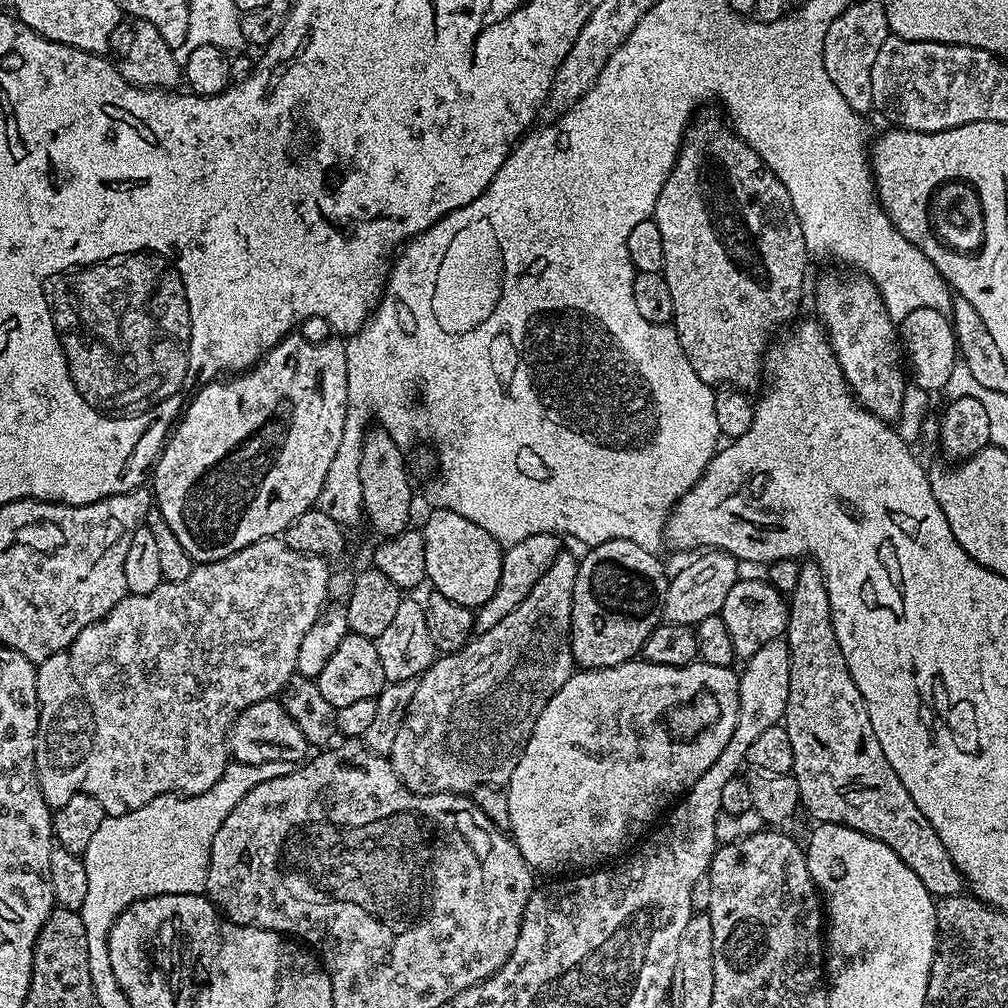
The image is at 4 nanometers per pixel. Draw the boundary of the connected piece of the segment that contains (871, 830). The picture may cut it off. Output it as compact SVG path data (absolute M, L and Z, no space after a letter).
M814 562L800 564L798 586L787 597L788 627L786 639L790 654L790 694L786 698L786 710L782 721L786 734L790 734L790 747L794 749L794 762L791 775L796 777L800 791L800 804L813 816L813 821L822 824L841 824L847 828L858 830L894 850L918 878L922 878L922 886L934 898L961 895L966 881L960 875L954 858L942 846L942 838L930 826L926 814L914 806L914 798L902 786L902 778L894 774L894 766L886 762L886 754L882 754L882 745L878 742L878 734L874 734L874 726L870 726L870 714L866 710L866 702L854 686L854 678L850 678L850 670L846 666L846 658L842 658L842 646L838 646L838 638L834 634L834 622L830 610L830 594L826 590L826 582L822 570Z

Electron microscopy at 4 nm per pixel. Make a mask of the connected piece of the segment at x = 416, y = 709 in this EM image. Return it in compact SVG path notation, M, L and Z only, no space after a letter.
M568 550L559 552L554 558L554 562L546 570L546 574L542 574L542 578L538 578L538 582L534 582L530 594L526 594L526 598L522 598L522 602L518 602L518 606L514 610L510 610L510 614L506 614L506 618L502 618L502 622L498 622L498 626L473 635L472 639L459 652L444 654L433 660L432 665L424 671L424 675L416 680L414 698L410 698L408 712L404 715L404 721L398 730L398 738L394 738L394 746L390 753L392 767L402 774L402 783L405 788L415 792L417 796L429 796L439 792L471 794L475 788L483 784L506 786L510 782L510 778L514 774L514 766L518 766L520 755L524 751L524 743L528 741L534 730L534 722L538 722L538 714L542 714L546 702L550 702L550 698L554 698L554 694L558 694L558 690L562 690L562 686L571 678L574 671L571 635L572 599L574 598L577 563L577 557L572 557Z

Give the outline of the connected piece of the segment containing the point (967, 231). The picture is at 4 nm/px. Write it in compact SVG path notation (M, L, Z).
M949 178L928 188L926 197L926 241L933 241L945 254L961 256L963 260L977 260L983 256L984 248L989 247L987 208L984 208L985 195L982 194L978 178Z

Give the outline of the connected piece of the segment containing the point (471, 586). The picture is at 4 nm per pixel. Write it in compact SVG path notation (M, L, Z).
M436 508L422 525L424 550L426 552L426 580L433 584L439 595L450 598L470 609L481 608L498 590L502 574L504 552L501 544L486 534L482 526L462 518L462 514L452 512L449 508Z

